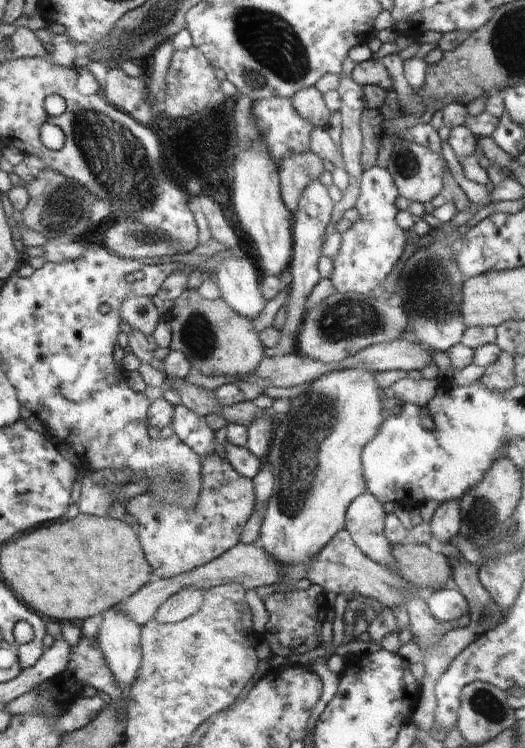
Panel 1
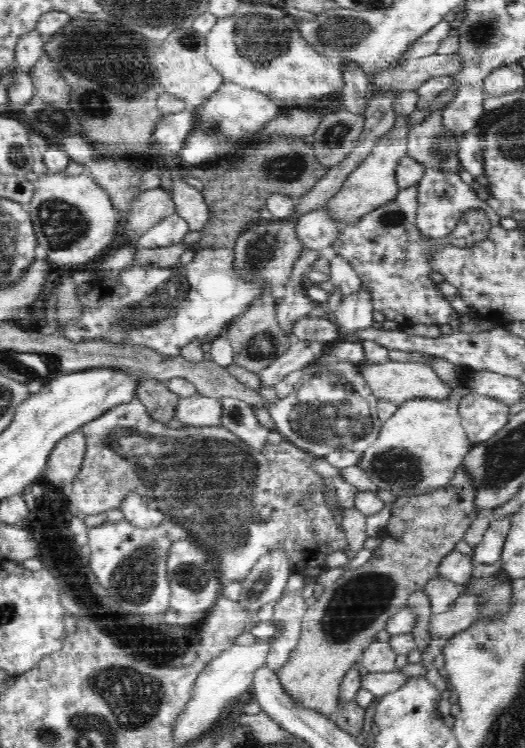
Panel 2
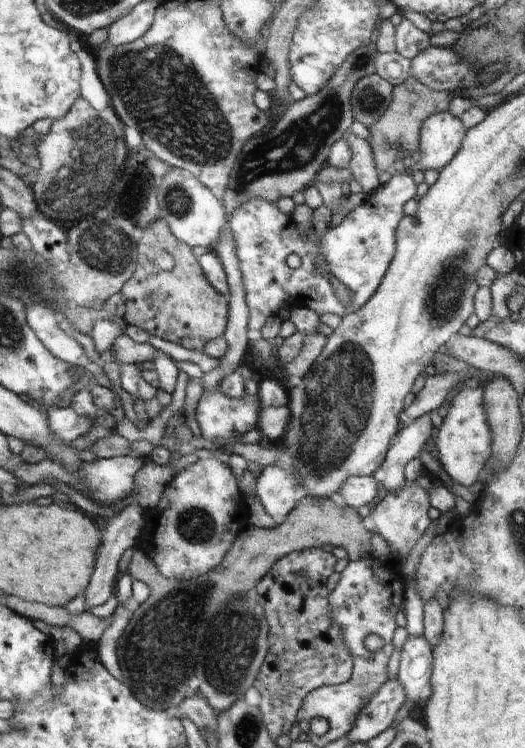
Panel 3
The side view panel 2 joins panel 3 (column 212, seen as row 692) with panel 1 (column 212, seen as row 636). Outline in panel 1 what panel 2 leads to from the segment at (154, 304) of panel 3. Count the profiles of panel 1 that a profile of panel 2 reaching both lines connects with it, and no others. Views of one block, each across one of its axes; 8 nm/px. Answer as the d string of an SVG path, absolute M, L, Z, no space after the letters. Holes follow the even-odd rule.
M186 289L175 302L170 312L173 318L170 320L172 342L169 348L182 352L193 372L233 376L242 380L242 376L250 376L258 368L262 358L265 358L265 347L260 341L255 322L230 310L222 298L206 300L194 289Z

